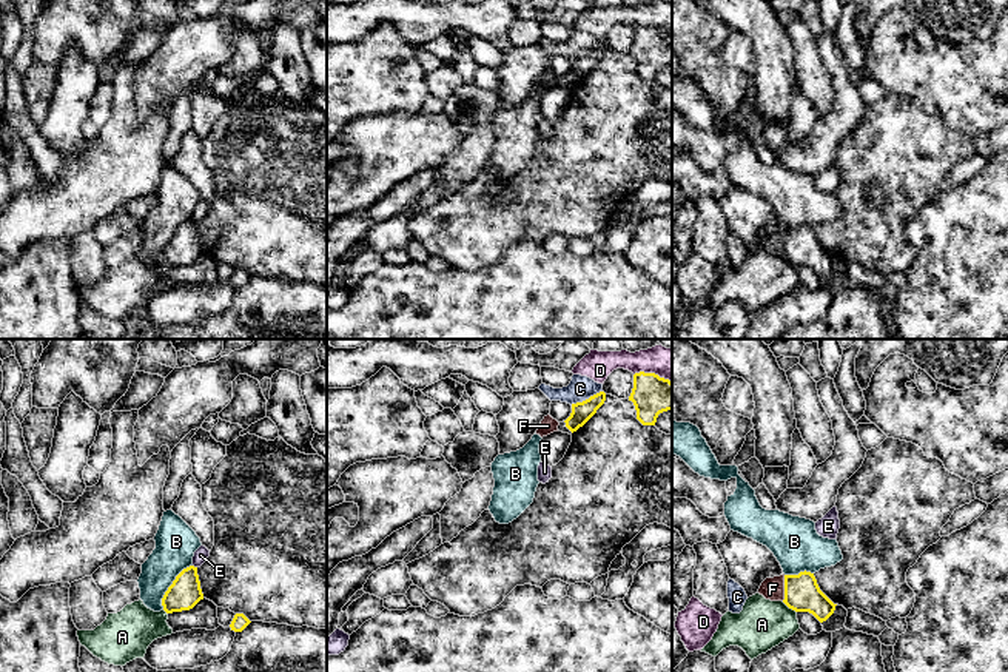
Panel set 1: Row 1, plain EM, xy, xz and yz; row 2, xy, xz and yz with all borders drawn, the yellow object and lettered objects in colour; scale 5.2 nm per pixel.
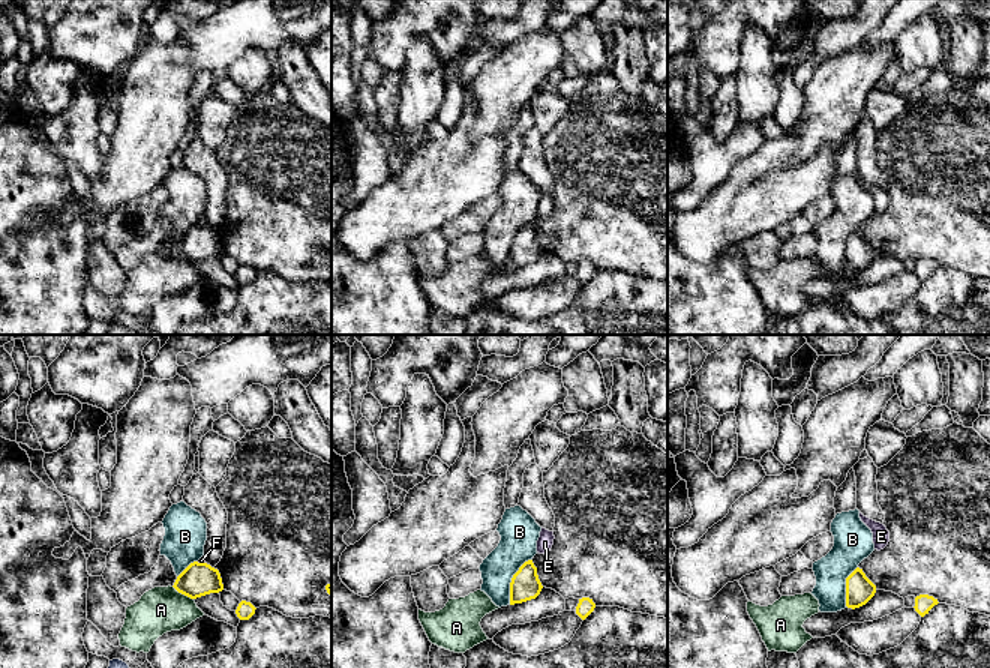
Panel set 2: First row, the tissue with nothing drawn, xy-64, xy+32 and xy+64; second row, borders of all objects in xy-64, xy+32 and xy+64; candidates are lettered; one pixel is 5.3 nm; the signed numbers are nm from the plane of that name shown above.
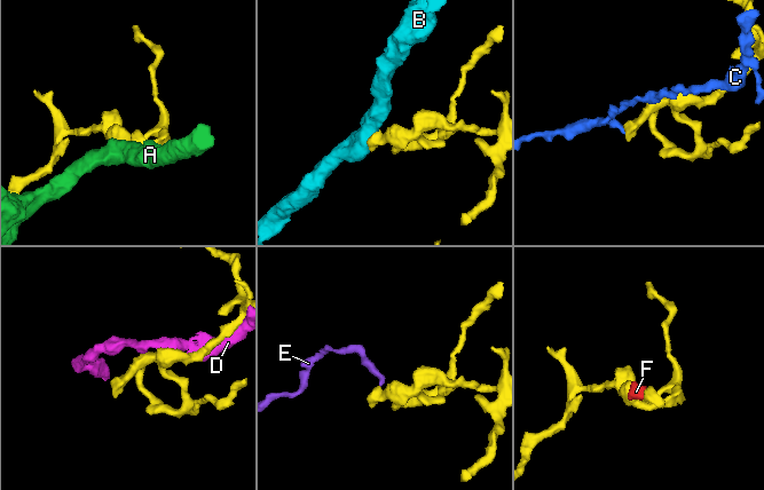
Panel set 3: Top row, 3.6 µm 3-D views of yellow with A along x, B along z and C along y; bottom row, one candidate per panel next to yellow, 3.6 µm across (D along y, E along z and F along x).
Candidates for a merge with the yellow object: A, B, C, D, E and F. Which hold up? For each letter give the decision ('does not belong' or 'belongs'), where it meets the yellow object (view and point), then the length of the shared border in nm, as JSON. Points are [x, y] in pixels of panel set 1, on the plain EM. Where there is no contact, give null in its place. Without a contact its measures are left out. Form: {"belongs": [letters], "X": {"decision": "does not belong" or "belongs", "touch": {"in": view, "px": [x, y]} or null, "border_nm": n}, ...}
{"belongs": [], "A": {"decision": "does not belong", "touch": {"in": "yz", "px": [789, 262]}, "border_nm": 100}, "B": {"decision": "does not belong", "touch": {"in": "xy", "px": [170, 241]}, "border_nm": 280}, "C": {"decision": "does not belong", "touch": {"in": "xz", "px": [586, 54]}, "border_nm": 180}, "D": {"decision": "does not belong", "touch": {"in": "xz", "px": [652, 28]}, "border_nm": 200}, "E": {"decision": "does not belong", "touch": {"in": "xy", "px": [193, 221]}, "border_nm": 30}, "F": {"decision": "does not belong", "touch": {"in": "yz", "px": [785, 242]}, "border_nm": 140}}

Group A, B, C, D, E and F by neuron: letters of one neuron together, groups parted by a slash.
A / B / C / D / E F

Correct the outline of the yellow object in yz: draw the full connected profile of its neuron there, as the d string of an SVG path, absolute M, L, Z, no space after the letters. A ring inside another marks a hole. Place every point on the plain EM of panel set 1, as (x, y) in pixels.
M806 225L785 230L783 257L795 267L812 268L820 277L826 276L837 260L820 245L814 228Z

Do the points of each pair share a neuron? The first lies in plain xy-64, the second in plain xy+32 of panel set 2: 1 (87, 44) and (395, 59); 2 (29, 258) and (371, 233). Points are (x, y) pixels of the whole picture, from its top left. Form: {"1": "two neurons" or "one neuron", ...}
{"1": "one neuron", "2": "two neurons"}

